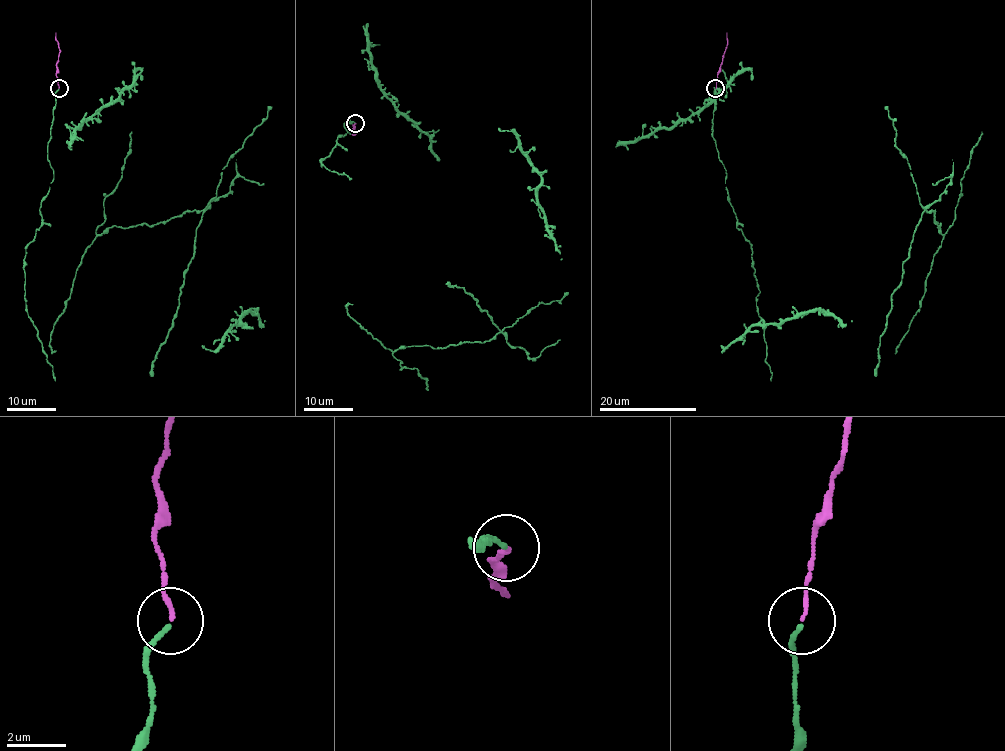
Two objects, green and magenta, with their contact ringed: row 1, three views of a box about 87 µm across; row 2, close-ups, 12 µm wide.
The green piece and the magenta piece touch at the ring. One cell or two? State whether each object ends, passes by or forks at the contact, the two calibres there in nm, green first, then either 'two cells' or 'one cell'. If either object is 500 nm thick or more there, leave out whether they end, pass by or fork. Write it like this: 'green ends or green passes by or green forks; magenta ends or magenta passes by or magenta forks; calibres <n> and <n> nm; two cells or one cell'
green ends; magenta ends; calibres 140 and 120 nm; one cell

